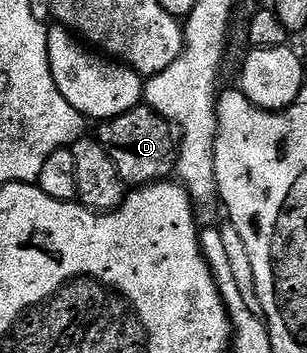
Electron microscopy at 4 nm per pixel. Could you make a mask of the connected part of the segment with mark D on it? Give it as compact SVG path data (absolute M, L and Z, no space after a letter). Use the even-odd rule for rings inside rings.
M147 104L134 106L116 118L98 123L97 137L117 164L119 179L128 187L149 186L152 182L170 179L177 170L177 134L159 111Z

